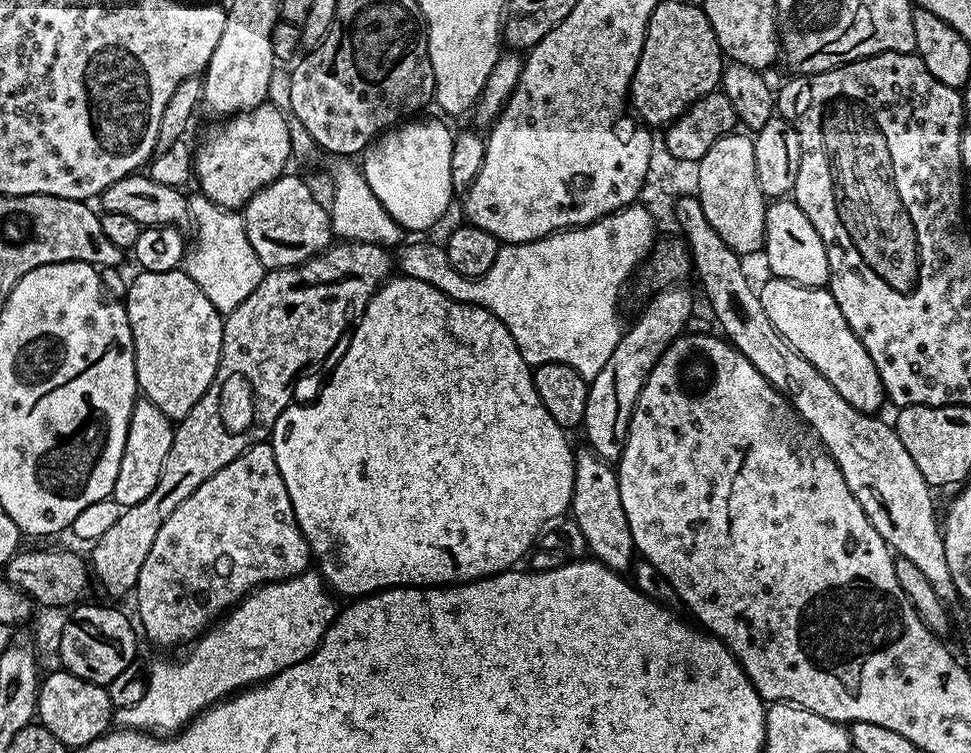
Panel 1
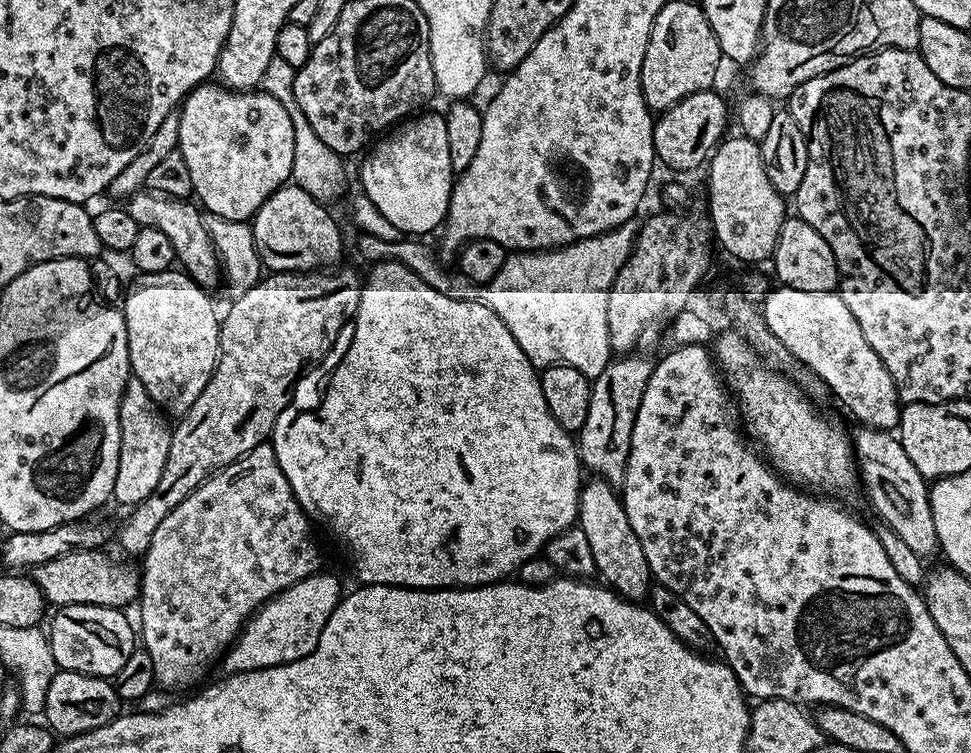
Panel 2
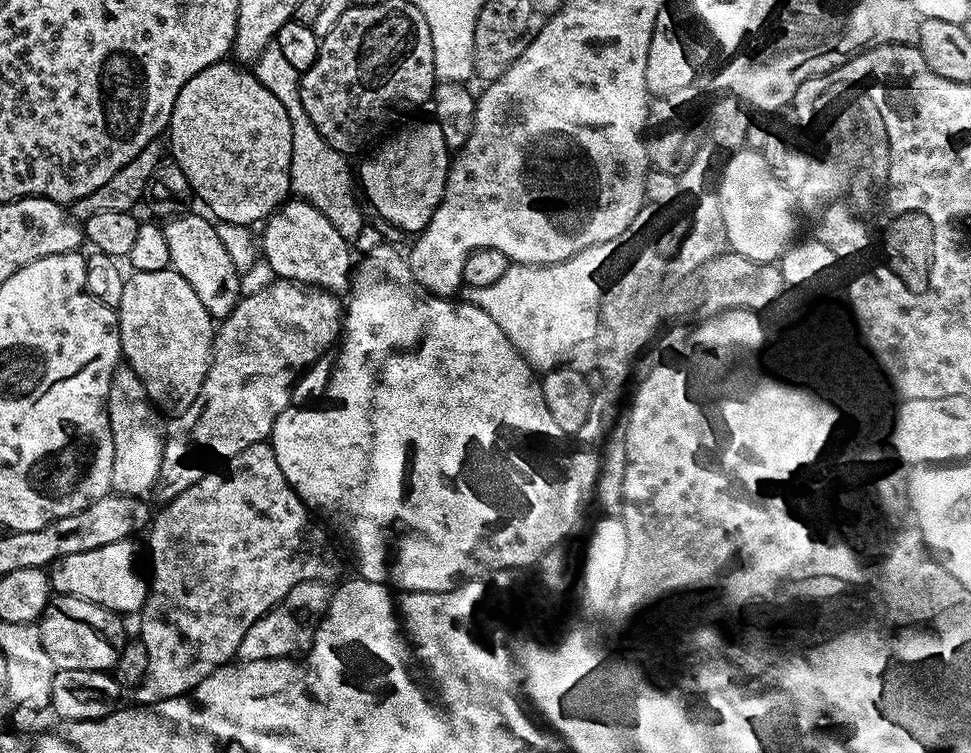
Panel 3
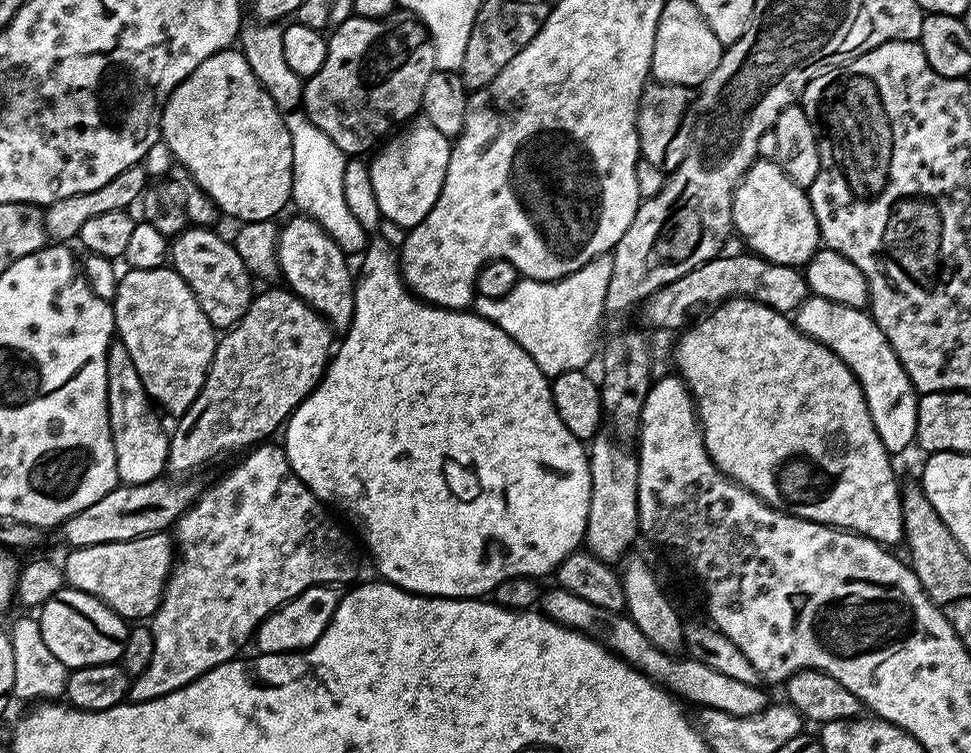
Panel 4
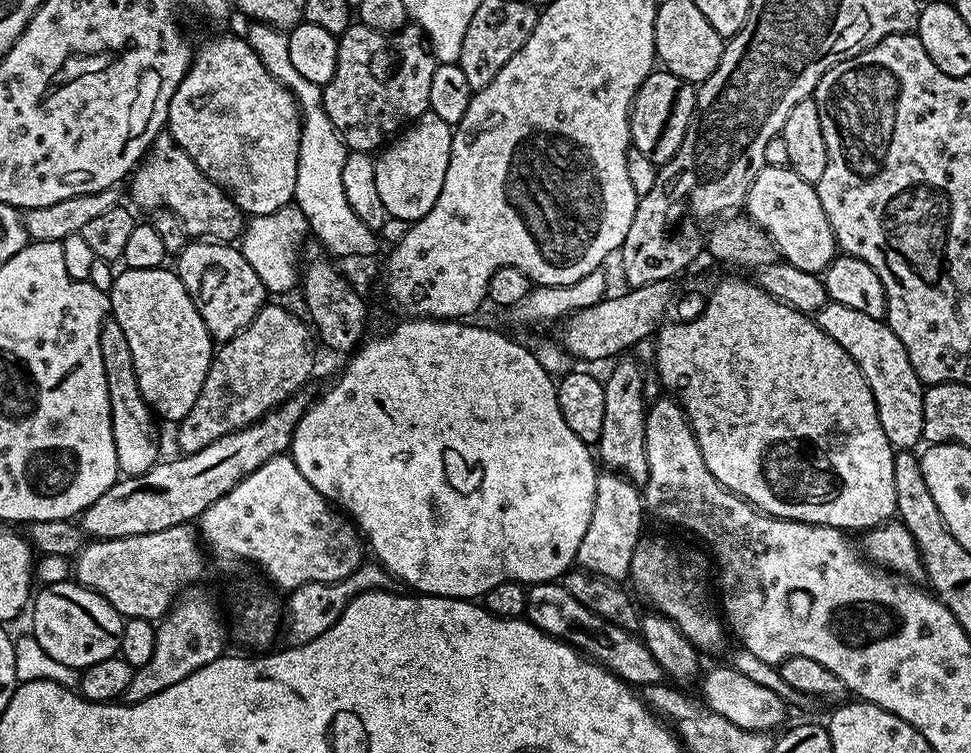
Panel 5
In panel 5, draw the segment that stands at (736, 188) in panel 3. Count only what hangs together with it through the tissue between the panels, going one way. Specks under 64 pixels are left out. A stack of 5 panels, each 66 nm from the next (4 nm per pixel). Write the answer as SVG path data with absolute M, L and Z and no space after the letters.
M792 168L762 169L748 191L746 215L772 239L783 263L798 270L822 274L838 255L836 235L818 202L816 185L798 178Z

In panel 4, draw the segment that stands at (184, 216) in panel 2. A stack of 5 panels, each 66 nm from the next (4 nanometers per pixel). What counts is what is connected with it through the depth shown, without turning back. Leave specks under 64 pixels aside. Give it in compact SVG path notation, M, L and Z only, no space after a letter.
M189 226L170 244L170 264L190 286L202 314L217 330L227 330L246 314L252 304L254 277L243 264L232 242L224 241L208 226Z

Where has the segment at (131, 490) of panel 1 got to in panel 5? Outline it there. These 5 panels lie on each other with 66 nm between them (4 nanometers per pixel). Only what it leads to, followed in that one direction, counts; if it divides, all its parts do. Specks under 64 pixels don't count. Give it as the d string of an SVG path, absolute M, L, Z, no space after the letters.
M109 318L101 324L98 347L102 349L102 370L106 370L106 390L110 394L110 422L114 430L118 466L124 476L141 476L161 459L160 432L156 429L158 420L152 407L142 398L142 390L138 390L134 354L130 354L130 342L117 320Z

